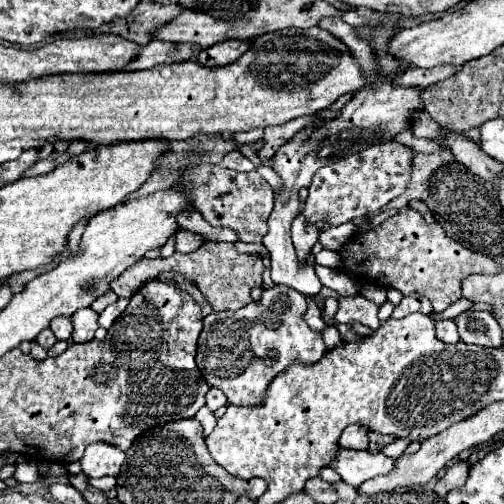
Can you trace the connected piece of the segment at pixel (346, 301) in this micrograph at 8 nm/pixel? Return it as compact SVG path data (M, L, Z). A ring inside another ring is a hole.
M352 295L352 297L338 297L338 311L334 315L336 323L352 323L358 321L362 325L368 325L370 329L378 327L378 305L374 305L364 295Z

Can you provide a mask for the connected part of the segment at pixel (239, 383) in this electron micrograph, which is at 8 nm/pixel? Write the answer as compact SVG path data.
M274 285L272 289L264 287L262 297L256 303L250 303L236 311L218 311L204 317L204 329L198 339L198 355L196 363L202 371L208 385L218 387L228 397L228 403L234 405L256 405L260 403L260 397L264 395L268 383L284 371L292 361L318 361L326 353L326 345L318 331L312 331L306 321L304 313L308 309L306 295L286 287L286 285Z

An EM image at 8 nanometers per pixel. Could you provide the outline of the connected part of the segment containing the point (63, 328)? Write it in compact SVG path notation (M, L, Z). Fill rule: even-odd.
M56 317L50 323L50 329L54 331L54 335L58 339L70 339L70 335L72 335L72 321L70 321L70 317Z

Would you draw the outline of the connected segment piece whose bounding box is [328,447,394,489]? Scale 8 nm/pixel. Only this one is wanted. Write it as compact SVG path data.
M340 447L336 451L336 457L332 459L332 465L328 467L334 469L342 477L342 481L346 481L356 489L360 483L372 477L386 475L394 467L394 461L390 457L384 457L382 453L368 453Z

